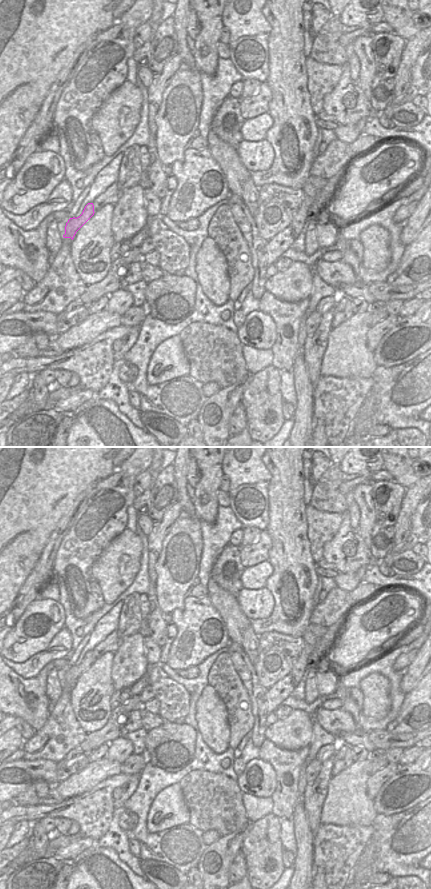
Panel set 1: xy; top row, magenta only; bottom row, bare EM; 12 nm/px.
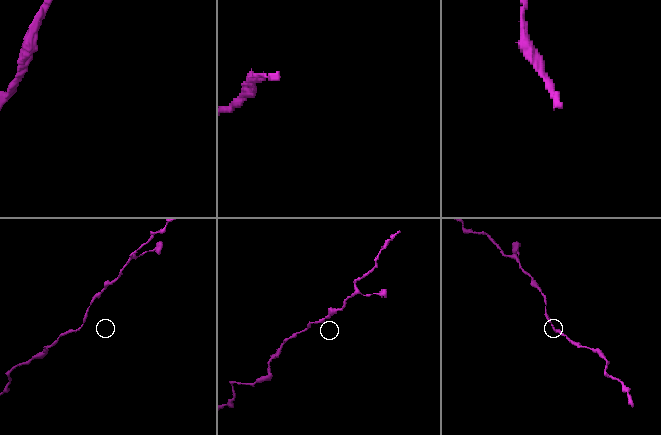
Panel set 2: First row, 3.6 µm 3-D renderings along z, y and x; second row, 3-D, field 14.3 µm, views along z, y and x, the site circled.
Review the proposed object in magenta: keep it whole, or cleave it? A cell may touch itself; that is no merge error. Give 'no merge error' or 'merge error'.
no merge error

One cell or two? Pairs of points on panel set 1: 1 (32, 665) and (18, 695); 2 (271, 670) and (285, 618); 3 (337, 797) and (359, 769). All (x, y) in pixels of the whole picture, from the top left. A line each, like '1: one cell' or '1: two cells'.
1: two cells
2: two cells
3: one cell

